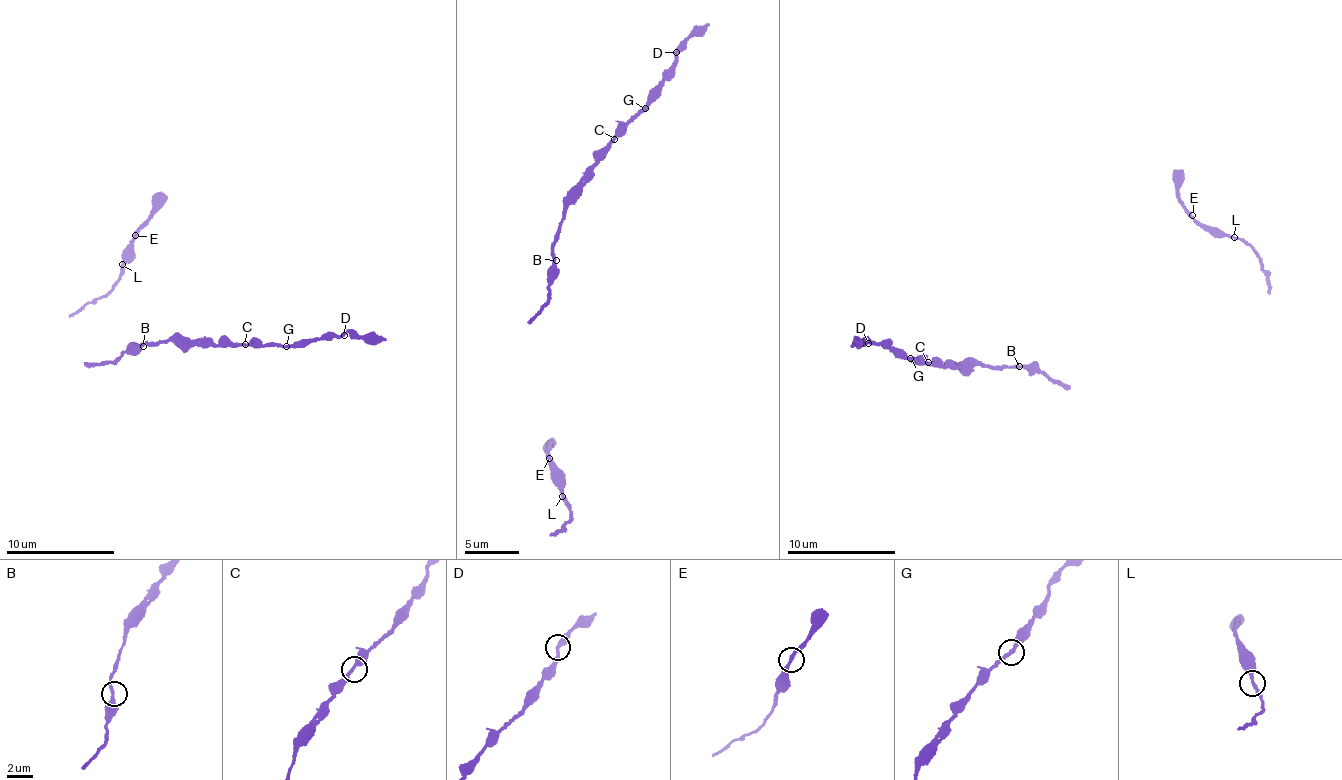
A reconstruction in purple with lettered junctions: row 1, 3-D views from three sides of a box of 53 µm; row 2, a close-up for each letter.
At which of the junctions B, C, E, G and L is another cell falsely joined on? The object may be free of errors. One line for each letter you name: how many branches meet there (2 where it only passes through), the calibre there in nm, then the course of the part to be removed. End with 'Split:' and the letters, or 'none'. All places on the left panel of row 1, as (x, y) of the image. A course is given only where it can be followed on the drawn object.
Split: none

